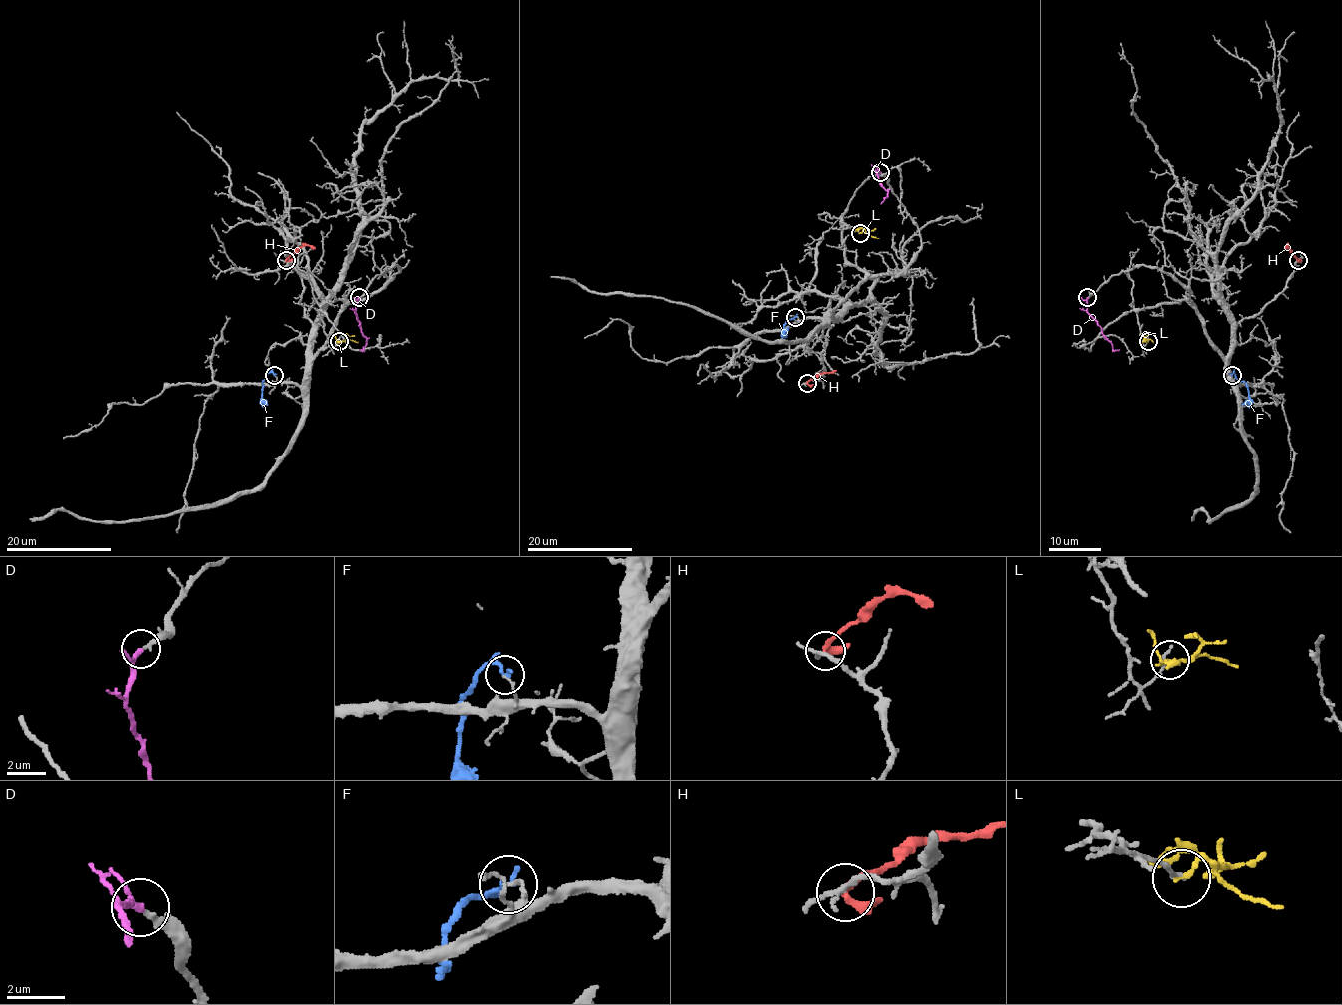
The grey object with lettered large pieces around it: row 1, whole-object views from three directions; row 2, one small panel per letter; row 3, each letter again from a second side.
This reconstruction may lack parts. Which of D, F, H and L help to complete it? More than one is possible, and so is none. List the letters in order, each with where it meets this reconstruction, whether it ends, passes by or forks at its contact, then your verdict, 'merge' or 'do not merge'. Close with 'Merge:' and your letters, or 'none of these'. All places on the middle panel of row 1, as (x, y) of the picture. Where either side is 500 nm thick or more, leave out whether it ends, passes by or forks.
D: meets grey at (880, 172); it passes by; merge
F: meets grey at (795, 317); it passes by; do not merge
H: meets grey at (807, 383); it passes by; do not merge
L: meets grey at (860, 233); it passes by; do not merge
Merge: D

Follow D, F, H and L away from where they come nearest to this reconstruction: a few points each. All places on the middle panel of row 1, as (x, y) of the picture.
D: (880, 173), (876, 173), (878, 179), (887, 191), (880, 204)
F: (795, 317), (784, 324), (783, 333), (788, 326)
H: (807, 383), (824, 372), (836, 370)
L: (861, 233), (864, 229), (879, 238)

